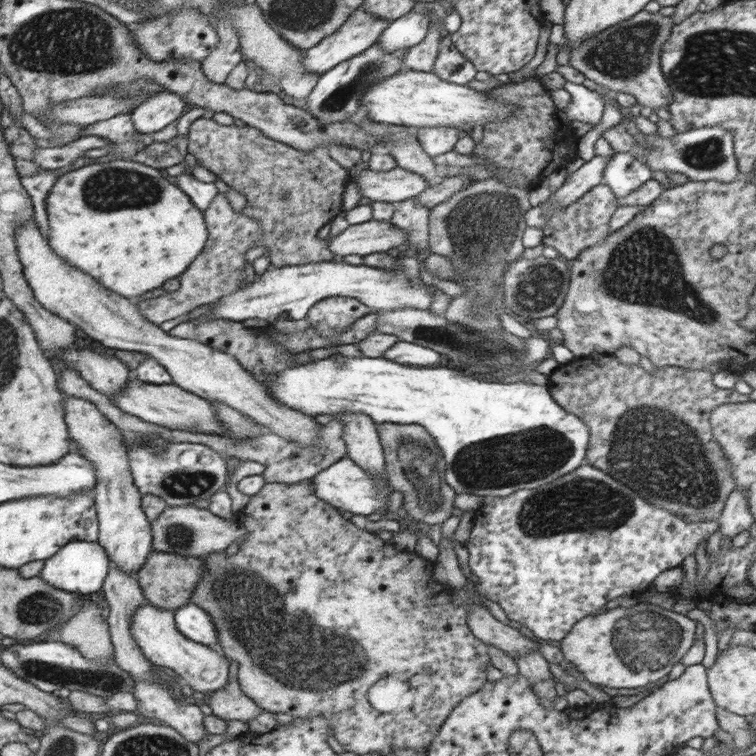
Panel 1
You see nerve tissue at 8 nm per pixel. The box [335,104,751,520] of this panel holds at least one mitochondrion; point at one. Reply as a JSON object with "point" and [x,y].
{"point":[680,472]}

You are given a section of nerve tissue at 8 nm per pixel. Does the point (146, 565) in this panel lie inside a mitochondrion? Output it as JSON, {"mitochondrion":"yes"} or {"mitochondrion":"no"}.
{"mitochondrion":"no"}

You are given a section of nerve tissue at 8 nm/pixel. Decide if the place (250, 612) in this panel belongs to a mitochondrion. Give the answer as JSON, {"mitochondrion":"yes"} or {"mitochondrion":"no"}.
{"mitochondrion":"yes"}

